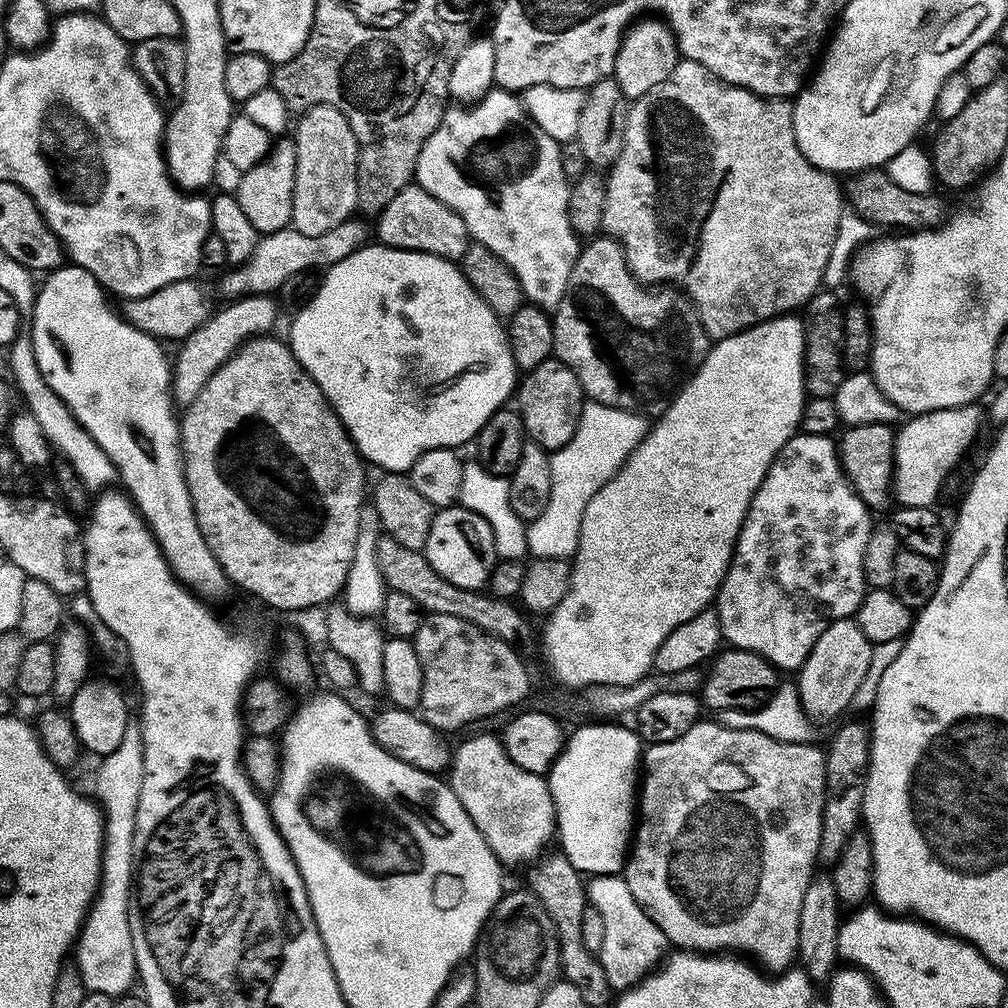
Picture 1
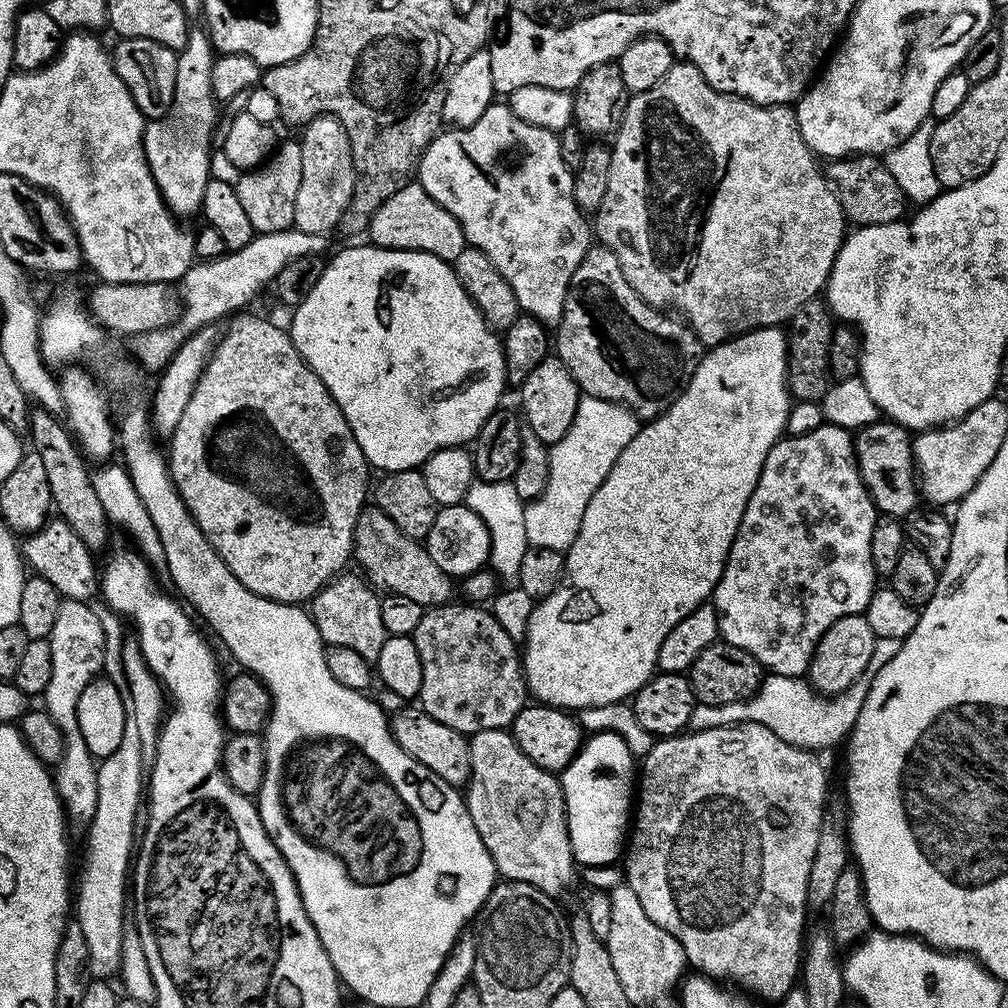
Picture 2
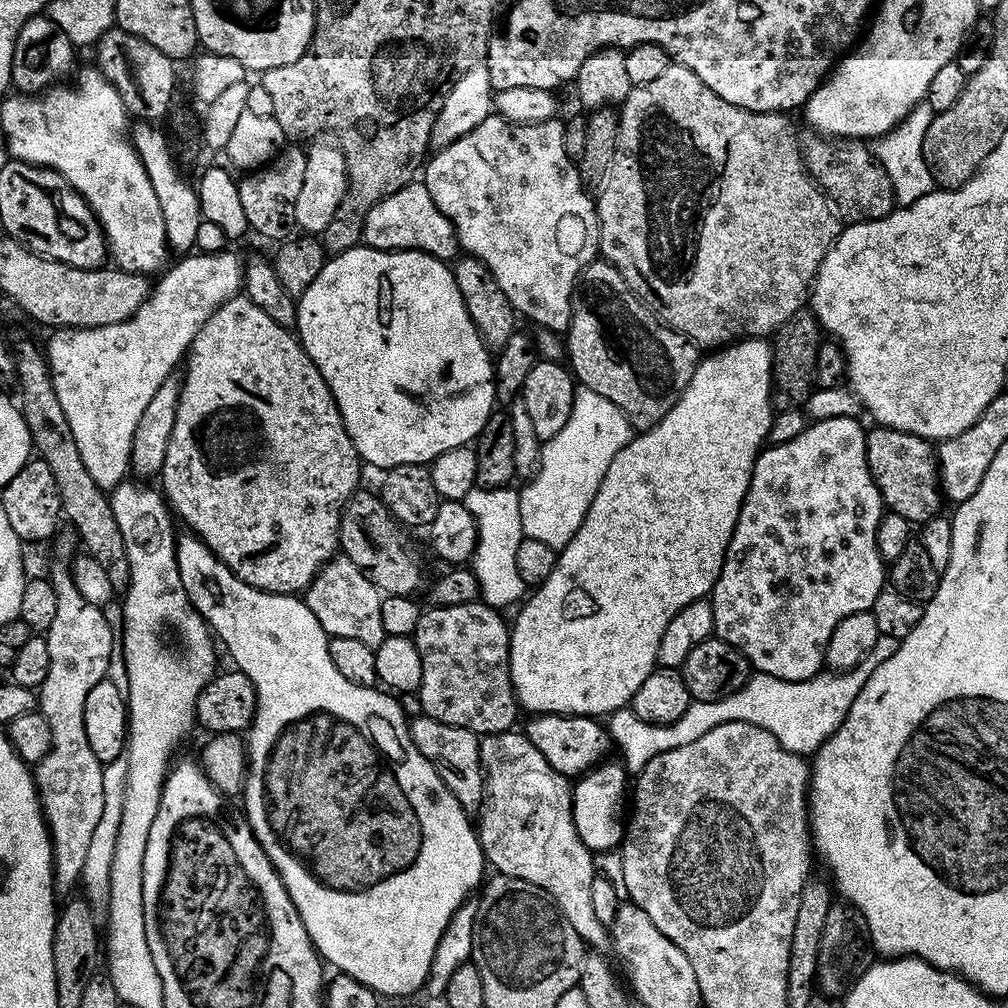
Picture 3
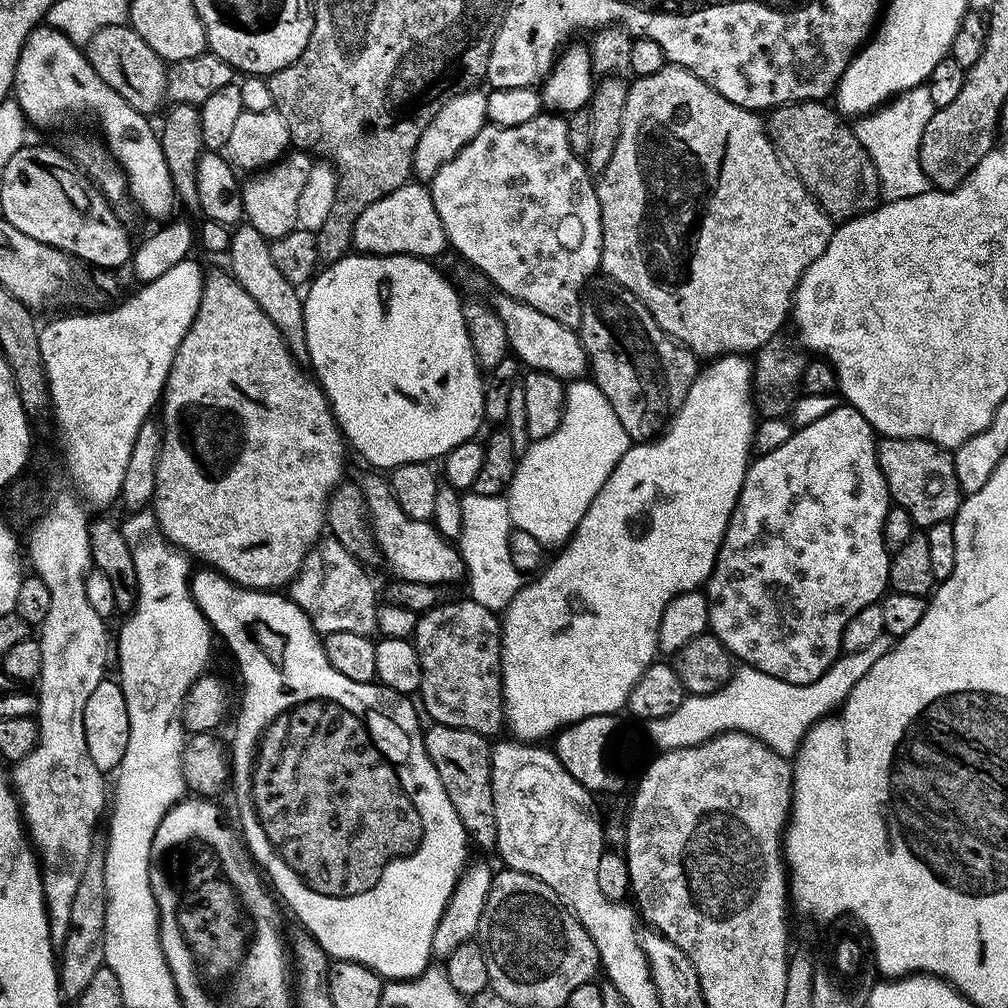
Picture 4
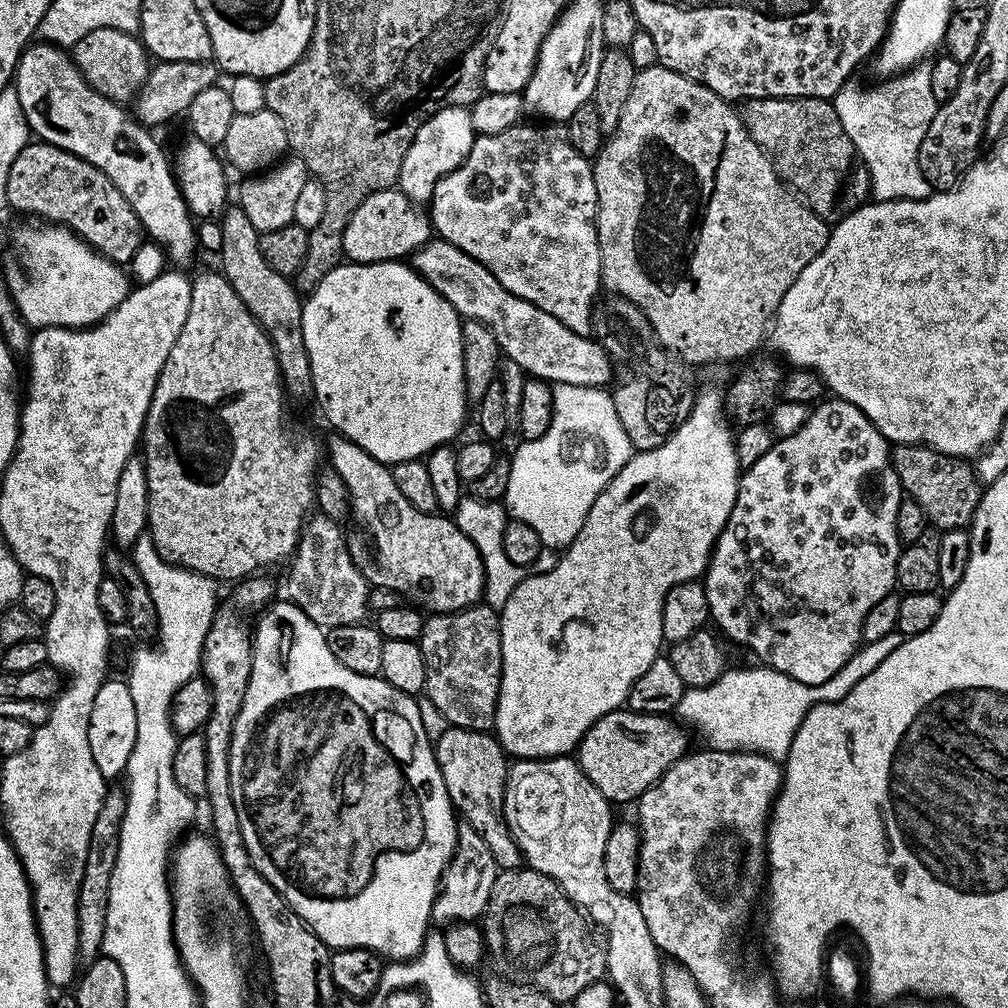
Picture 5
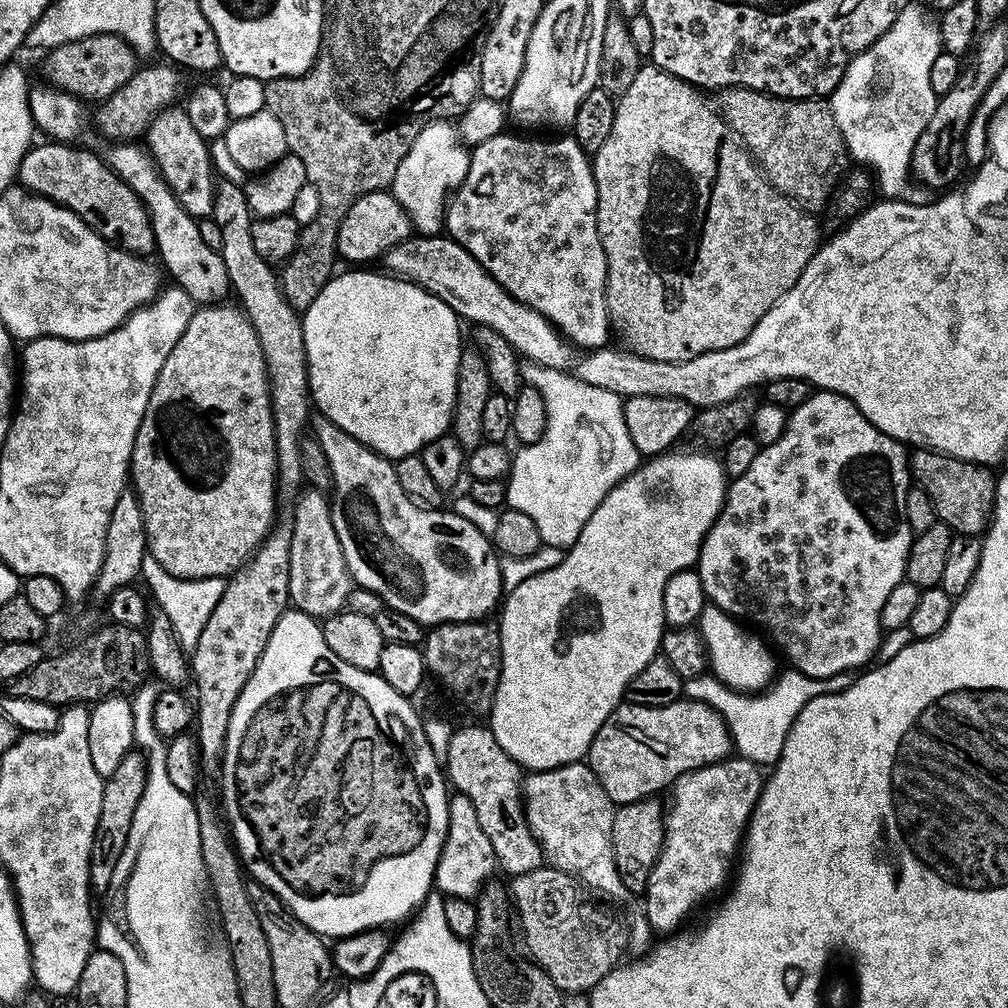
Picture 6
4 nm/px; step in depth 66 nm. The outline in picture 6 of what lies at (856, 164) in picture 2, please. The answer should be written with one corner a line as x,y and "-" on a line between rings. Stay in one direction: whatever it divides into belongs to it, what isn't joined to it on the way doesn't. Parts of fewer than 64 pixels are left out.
725,88
719,93
718,111
732,128
732,133
740,137
740,143
748,150
749,156
760,166
761,172
783,196
795,200
813,214
829,207
830,201
850,168
848,147
834,122
831,103
820,98
790,100
786,96
772,96
753,88

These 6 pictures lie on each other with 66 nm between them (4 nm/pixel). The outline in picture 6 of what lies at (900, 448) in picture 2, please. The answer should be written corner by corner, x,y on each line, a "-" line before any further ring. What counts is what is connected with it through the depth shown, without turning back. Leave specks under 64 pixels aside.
916,448
911,453
910,467
913,481
926,490
926,494
930,494
930,502
934,502
939,523
947,524
953,533
973,538
979,537
987,529
992,508
996,505
997,477
991,467
927,448

